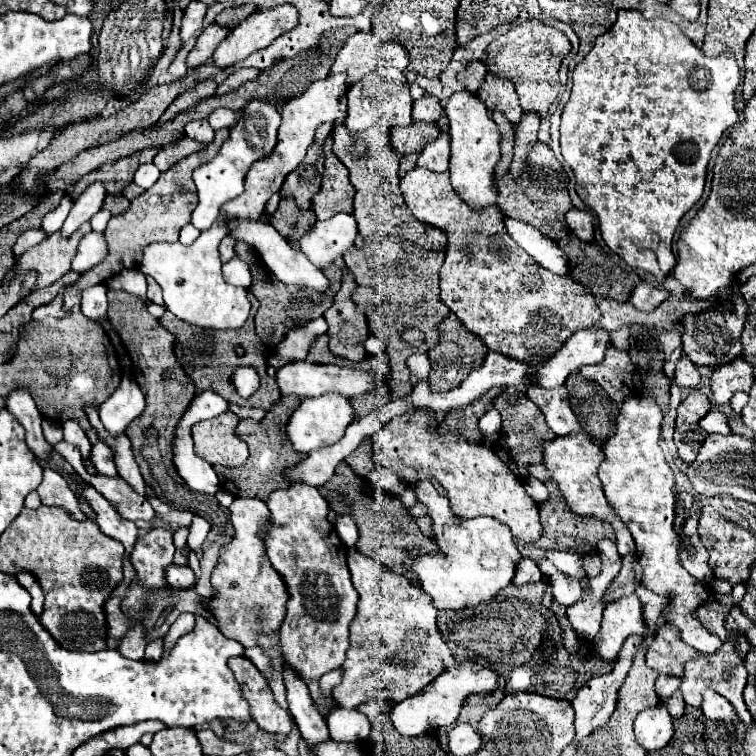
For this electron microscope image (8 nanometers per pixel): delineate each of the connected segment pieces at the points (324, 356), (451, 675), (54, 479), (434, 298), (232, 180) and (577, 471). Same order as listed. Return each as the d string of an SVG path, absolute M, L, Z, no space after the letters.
M319 336L319 338L313 342L307 360L317 362L317 364L339 364L339 366L343 366L343 362L349 362L347 358L333 356L331 350L329 350L329 346L327 346L327 342L329 342L327 336Z
M463 662L453 664L445 668L443 674L439 674L425 690L417 692L415 696L409 696L403 702L397 702L389 710L389 720L393 722L395 730L403 736L425 736L441 726L449 726L459 718L459 712L463 708L463 702L469 694L475 692L491 692L497 688L497 672L491 668L485 668L475 662Z
M49 468L43 470L43 482L39 484L37 492L41 496L41 504L61 508L79 522L87 520L87 514L79 506L79 498L75 496L73 490L69 490L69 484L65 482L65 478L61 478L61 474L57 474L55 470L49 470Z
M383 236L383 238L365 240L361 248L351 246L343 254L343 258L347 268L355 274L357 284L373 286L385 298L381 306L369 312L369 330L373 334L379 334L379 340L387 346L391 378L393 378L391 396L405 396L413 388L409 382L411 372L407 368L407 358L417 348L405 344L401 332L407 328L417 328L425 334L425 342L427 342L427 346L423 344L419 350L427 352L433 346L433 336L437 338L437 324L445 320L449 314L449 308L439 298L439 268L445 260L445 252L425 250L421 246L409 246L409 242L401 238Z
M259 98L247 100L241 114L243 116L239 118L239 122L231 128L229 138L219 148L219 154L211 162L199 166L193 174L193 180L197 184L197 192L199 192L199 204L193 212L191 224L199 230L211 228L211 224L219 216L221 206L225 202L237 198L243 192L245 170L249 170L249 166L257 158L265 158L265 154L269 154L269 150L273 150L273 146L277 144L277 130L281 124L281 114L273 102L259 100Z
M587 434L557 436L553 442L549 442L549 446L545 446L545 466L549 468L553 480L559 484L561 494L569 502L569 508L581 516L595 516L599 520L607 520L615 530L619 554L627 556L627 554L635 552L635 542L633 542L631 532L621 522L621 518L615 514L615 510L609 506L605 494L603 494L601 480L597 476L597 468L599 468L601 460L603 460L603 450L599 446L595 446Z

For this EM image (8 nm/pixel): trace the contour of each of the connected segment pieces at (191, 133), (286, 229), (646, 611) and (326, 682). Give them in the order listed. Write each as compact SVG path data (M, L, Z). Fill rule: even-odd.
M193 120L189 124L185 124L185 134L197 142L203 142L203 144L209 144L213 142L213 128L209 126L207 120Z
M281 198L277 212L273 214L270 223L287 240L297 244L297 240L303 238L303 234L317 222L315 212L303 210L295 204L293 198Z
M643 586L637 588L637 596L641 598L643 602L643 616L645 616L645 622L655 628L657 626L657 620L665 608L665 602L667 598L665 596L657 596L657 594L651 594L649 590L645 590Z
M341 668L333 670L333 672L327 672L325 676L321 676L321 692L327 696L327 698L321 698L319 702L321 704L327 704L327 702L333 702L333 696L331 696L331 690L333 686L337 686L337 682L341 682ZM327 700L327 702L325 702Z

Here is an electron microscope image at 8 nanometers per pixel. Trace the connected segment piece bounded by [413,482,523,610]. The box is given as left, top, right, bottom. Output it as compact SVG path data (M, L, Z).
M419 482L415 494L419 502L429 508L435 532L433 540L441 546L441 554L425 554L425 558L417 558L417 566L413 566L421 590L433 598L433 606L437 610L463 610L495 600L499 590L511 584L517 564L523 560L509 526L487 516L473 520L457 518L449 508L449 500L439 496L431 482Z

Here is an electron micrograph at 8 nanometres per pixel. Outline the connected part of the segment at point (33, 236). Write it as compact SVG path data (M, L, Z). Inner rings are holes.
M33 228L33 230L27 230L25 234L21 234L21 238L17 238L17 242L15 242L15 246L13 246L15 256L21 256L27 248L37 246L41 240L45 240L45 232L43 232L43 228Z

